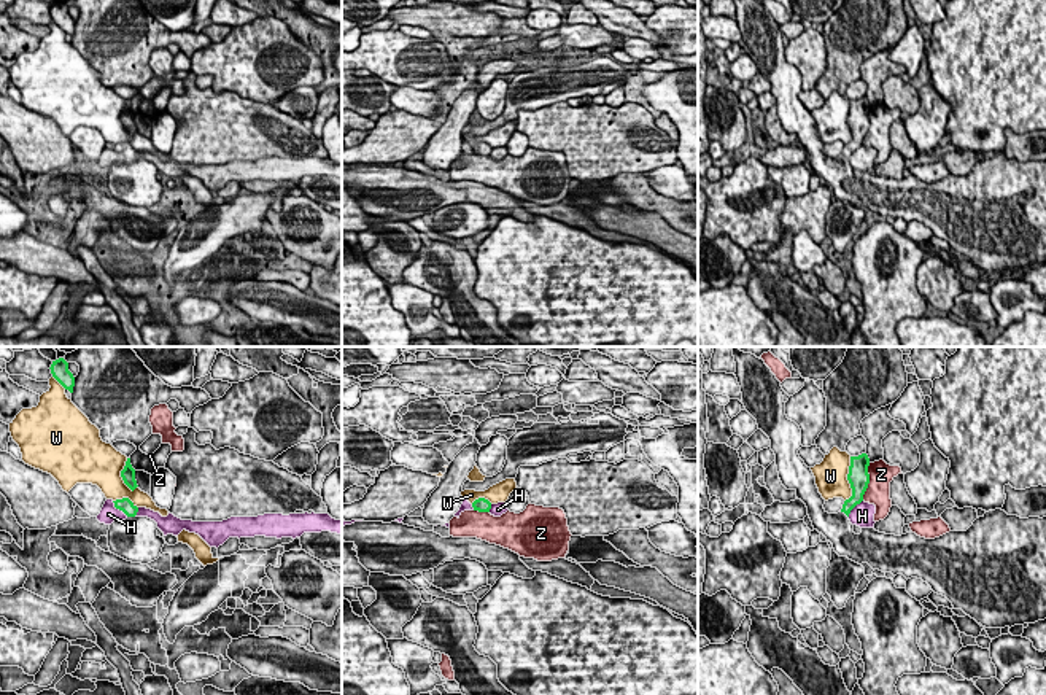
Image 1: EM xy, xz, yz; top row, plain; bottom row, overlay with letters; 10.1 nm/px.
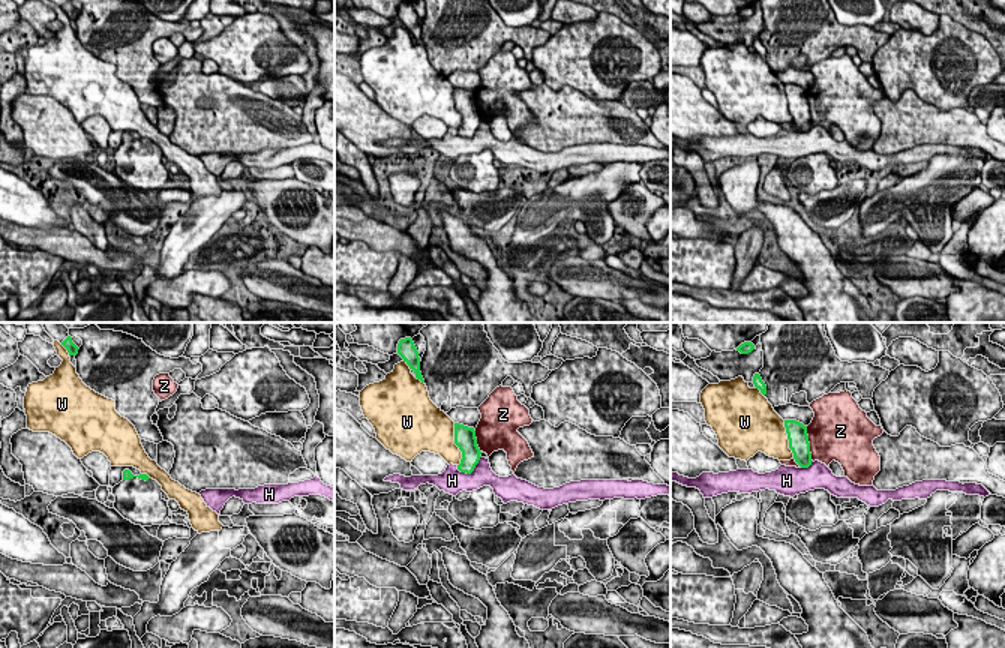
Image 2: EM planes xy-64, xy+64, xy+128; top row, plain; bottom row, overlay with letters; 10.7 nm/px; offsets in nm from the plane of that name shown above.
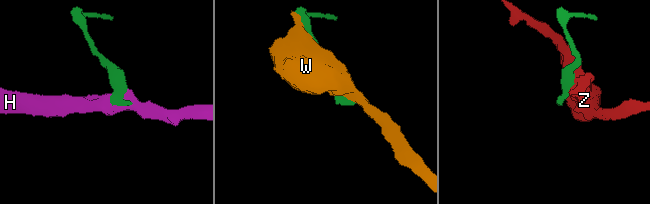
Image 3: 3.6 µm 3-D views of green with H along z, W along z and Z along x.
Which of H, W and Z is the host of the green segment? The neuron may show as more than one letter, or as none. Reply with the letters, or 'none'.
none

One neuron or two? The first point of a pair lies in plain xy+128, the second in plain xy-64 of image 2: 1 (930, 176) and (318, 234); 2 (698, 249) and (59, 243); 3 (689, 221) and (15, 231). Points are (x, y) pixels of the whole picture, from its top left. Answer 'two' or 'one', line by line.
1: two
2: two
3: one

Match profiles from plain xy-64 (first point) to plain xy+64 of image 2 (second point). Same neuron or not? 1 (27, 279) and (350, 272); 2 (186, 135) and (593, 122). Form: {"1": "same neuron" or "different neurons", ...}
{"1": "same neuron", "2": "same neuron"}

